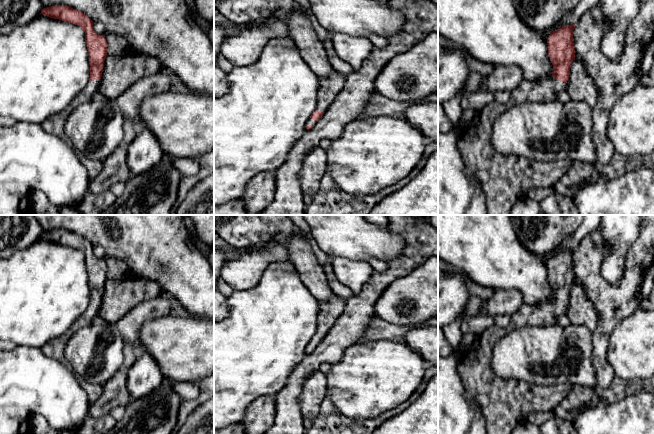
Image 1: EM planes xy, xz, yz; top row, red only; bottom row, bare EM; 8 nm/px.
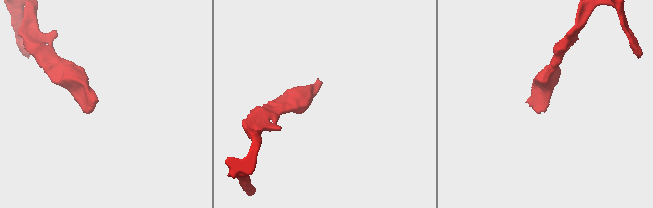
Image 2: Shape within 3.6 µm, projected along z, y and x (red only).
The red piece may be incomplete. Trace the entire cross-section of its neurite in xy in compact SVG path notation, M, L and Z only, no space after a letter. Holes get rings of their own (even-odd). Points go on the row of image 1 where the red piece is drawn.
M55 5L43 8L40 14L78 25L85 32L85 41L87 43L90 63L90 80L69 106L58 114L46 119L41 124L44 130L62 138L71 145L64 133L63 127L70 113L80 104L92 100L93 94L98 90L104 68L104 61L107 55L107 42L104 35L99 35L94 31L93 21L87 15L69 6Z

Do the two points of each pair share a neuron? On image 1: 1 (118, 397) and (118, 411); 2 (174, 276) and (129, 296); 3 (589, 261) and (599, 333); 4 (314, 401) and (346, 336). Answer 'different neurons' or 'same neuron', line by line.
1: different neurons
2: different neurons
3: same neuron
4: different neurons

